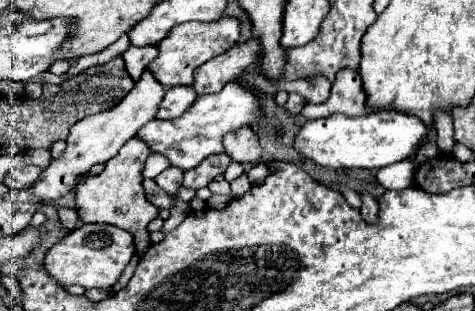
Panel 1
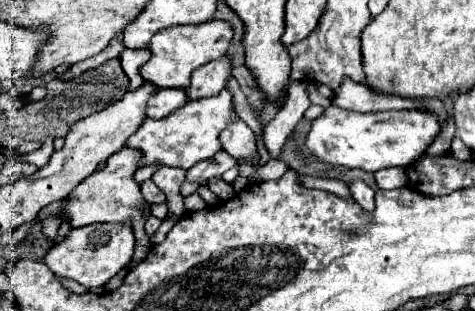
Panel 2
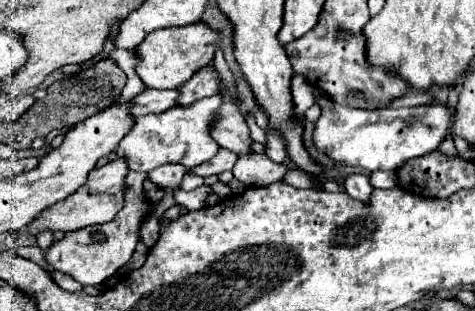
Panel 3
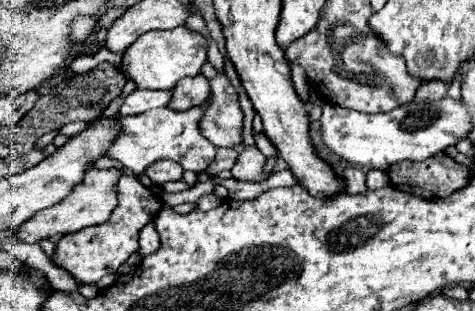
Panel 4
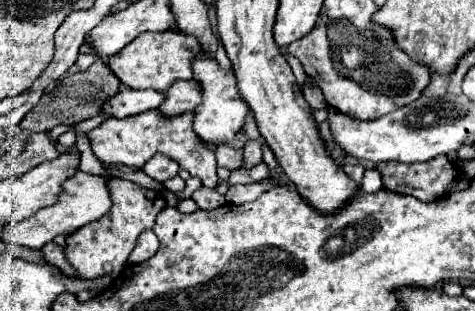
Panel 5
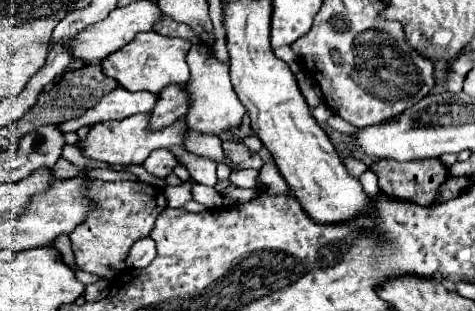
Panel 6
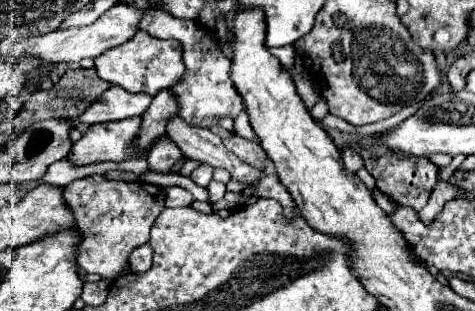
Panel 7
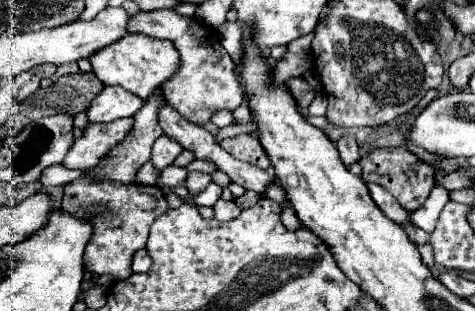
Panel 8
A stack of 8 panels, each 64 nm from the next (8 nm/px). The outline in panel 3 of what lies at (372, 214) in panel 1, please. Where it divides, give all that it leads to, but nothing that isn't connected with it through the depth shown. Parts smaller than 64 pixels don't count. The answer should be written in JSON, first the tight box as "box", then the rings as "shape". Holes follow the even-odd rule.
{"box":[344,174,372,202],"shape":[[[352,174],[344,180],[344,190],[346,194],[350,194],[352,198],[360,200],[360,202],[368,202],[370,200],[370,194],[372,194],[372,184],[370,180],[364,176],[364,174]]]}

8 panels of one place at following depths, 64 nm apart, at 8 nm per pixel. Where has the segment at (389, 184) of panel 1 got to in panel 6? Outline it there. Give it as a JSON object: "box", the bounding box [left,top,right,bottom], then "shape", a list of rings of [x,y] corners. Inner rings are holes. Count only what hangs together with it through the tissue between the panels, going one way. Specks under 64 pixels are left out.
{"box":[360,170,380,196],"shape":[[[366,170],[366,172],[360,176],[360,182],[362,182],[362,186],[364,186],[364,190],[366,190],[368,196],[376,196],[376,194],[380,192],[380,188],[378,188],[378,178],[376,178],[370,170]]]}

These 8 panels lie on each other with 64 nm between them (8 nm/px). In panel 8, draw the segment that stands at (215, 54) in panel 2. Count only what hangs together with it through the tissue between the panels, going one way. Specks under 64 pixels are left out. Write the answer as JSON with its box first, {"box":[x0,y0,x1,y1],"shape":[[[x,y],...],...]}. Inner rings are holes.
{"box":[90,34,180,100],"shape":[[[128,34],[128,36],[124,36],[124,40],[110,44],[108,48],[96,52],[96,56],[90,56],[90,64],[92,64],[92,72],[106,86],[108,84],[122,86],[124,90],[146,100],[156,90],[160,90],[160,86],[168,78],[172,78],[178,72],[180,54],[176,52],[176,46],[170,40],[156,40],[156,38],[144,36],[144,34]]]}

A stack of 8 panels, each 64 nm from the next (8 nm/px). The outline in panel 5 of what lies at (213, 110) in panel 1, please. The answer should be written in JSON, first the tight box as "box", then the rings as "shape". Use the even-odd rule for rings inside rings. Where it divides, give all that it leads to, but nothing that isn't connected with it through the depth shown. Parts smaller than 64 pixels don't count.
{"box":[88,110,218,188],"shape":[[[152,110],[128,118],[110,118],[104,124],[100,124],[96,130],[88,132],[88,138],[92,144],[92,152],[96,154],[98,160],[120,162],[140,170],[152,156],[164,154],[176,160],[180,168],[188,170],[192,176],[202,178],[204,186],[214,188],[218,184],[214,150],[210,150],[210,146],[204,140],[200,140],[200,136],[196,136],[192,128],[192,120],[194,120],[194,112],[186,112],[180,116],[164,116],[160,110]]]}

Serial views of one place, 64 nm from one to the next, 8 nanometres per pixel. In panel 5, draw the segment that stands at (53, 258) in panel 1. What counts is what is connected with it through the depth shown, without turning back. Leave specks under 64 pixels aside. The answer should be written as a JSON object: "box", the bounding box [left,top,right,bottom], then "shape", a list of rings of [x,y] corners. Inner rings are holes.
{"box":[64,178,166,280],"shape":[[[112,178],[108,186],[114,198],[114,208],[108,212],[108,216],[104,216],[104,220],[98,220],[98,224],[86,224],[84,228],[66,236],[64,256],[82,280],[100,278],[104,274],[118,276],[130,252],[134,250],[138,236],[154,226],[156,214],[166,206],[166,200],[156,190],[142,188],[130,180]]]}

